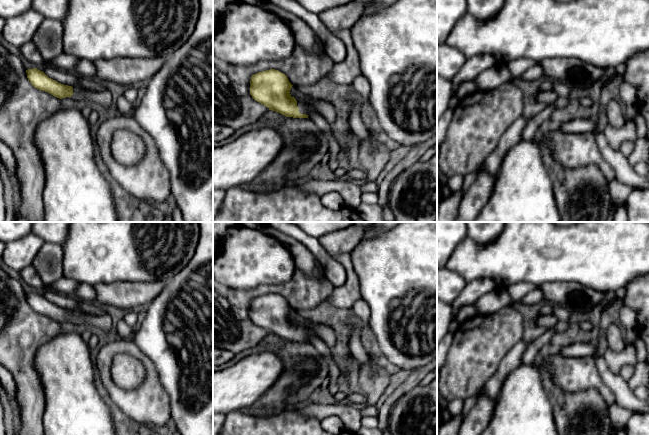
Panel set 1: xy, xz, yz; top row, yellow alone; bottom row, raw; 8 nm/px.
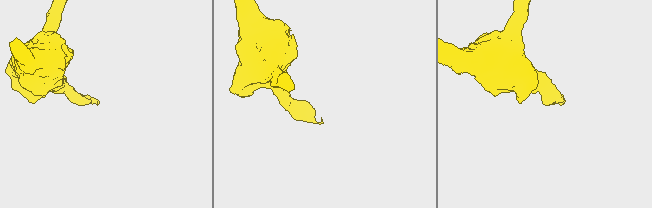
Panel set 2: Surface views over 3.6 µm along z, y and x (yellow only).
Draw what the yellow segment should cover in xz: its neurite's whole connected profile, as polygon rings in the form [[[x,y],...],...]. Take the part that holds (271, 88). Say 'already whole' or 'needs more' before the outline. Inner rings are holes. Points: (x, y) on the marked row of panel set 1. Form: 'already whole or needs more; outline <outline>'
needs more; outline [[[270,69],[252,75],[250,80],[250,95],[254,100],[268,107],[269,110],[276,111],[286,117],[308,118],[310,113],[317,112],[313,106],[297,102],[291,96],[290,90],[292,86],[284,73]]]

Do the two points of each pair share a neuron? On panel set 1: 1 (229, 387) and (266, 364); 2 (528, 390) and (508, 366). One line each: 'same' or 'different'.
1: same
2: different

